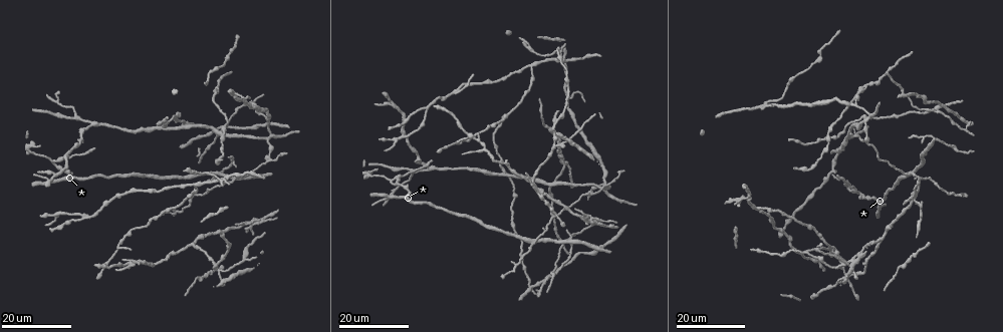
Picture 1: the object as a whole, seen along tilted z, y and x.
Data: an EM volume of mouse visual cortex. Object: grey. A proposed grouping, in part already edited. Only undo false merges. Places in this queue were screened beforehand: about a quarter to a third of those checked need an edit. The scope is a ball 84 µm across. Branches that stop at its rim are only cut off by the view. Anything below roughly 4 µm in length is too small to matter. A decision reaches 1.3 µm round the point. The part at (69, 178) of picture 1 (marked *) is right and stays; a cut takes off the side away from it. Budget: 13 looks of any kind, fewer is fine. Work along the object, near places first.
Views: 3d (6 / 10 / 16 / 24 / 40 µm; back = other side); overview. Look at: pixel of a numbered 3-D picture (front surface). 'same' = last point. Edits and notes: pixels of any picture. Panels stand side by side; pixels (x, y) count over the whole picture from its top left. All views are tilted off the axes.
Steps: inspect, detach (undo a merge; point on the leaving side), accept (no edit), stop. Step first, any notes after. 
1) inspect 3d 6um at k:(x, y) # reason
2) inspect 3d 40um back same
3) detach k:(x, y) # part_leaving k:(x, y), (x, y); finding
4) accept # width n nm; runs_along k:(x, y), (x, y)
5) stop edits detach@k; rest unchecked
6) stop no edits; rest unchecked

inspect 3d 24um at 1:(426, 111) # three arms meet

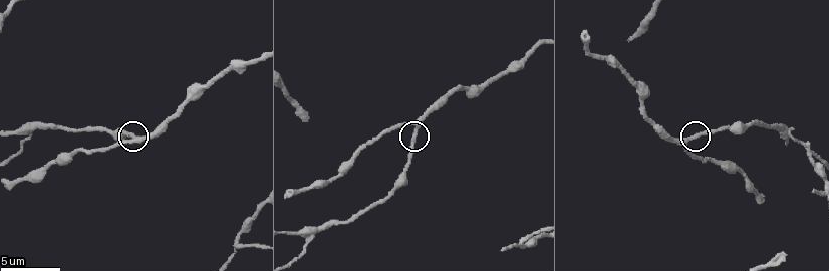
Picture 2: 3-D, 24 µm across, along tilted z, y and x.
inspect 3d 10um at 2:(690, 137)

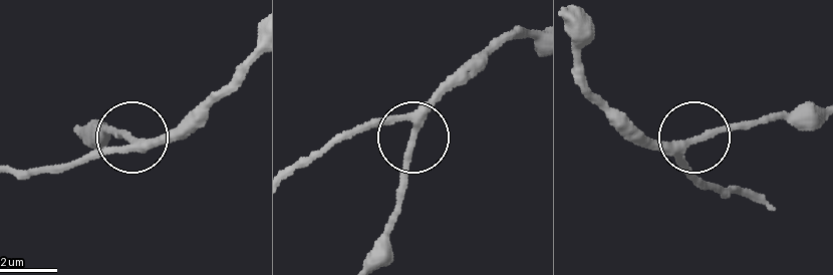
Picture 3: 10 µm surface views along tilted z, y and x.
accept # side_arm 21 um; continuous, no second neuron

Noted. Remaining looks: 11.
inspect 3d 24um at 1:(217, 271) # side arm on a straight run

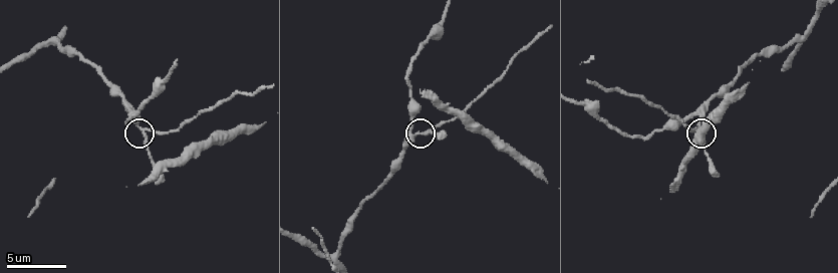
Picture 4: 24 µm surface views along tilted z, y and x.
inspect 3d 10um at 4:(146, 133)

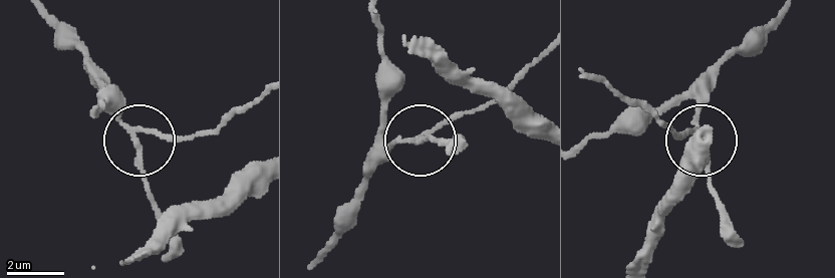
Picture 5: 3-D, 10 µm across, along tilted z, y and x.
detach 5:(171, 142) # part_leaving 5:(134, 126), (169, 136), (205, 132), (257, 102); a second neuron is stuck on

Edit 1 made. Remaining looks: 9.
inspect overview # redraw

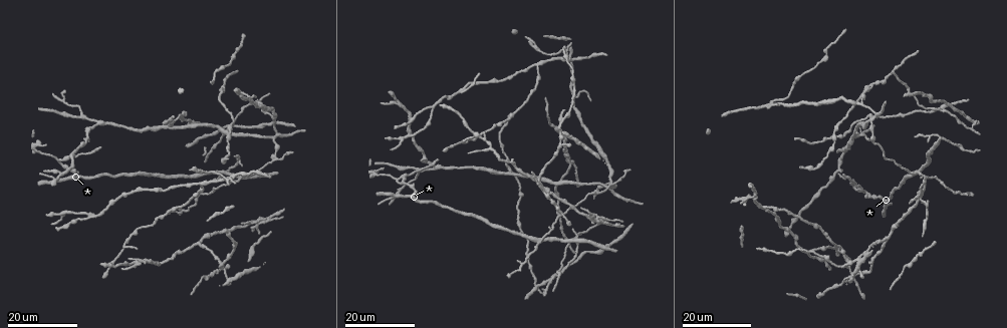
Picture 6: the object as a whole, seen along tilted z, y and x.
inspect 3d 24um at 6:(123, 245) # thick turns thin

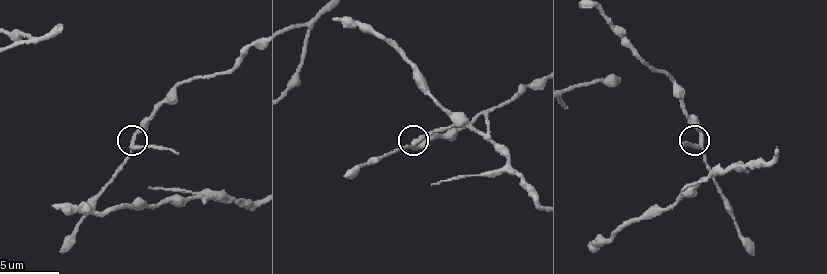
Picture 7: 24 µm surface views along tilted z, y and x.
inspect 3d 10um at 7:(700, 138) # closer look

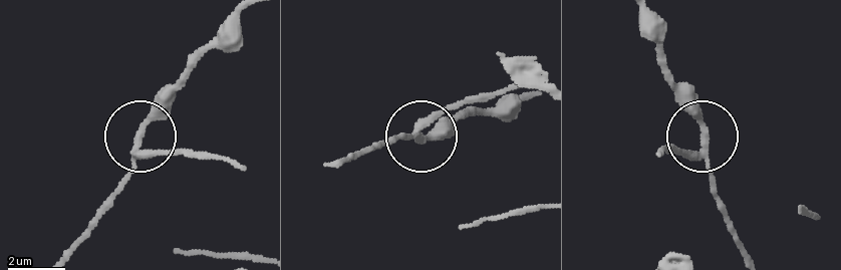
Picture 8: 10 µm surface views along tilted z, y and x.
accept # runs_along 8:(241, 12), (146, 124), (111, 205); continuous, no second neuron

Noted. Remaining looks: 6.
inspect 3d 16um at 6:(755, 197)

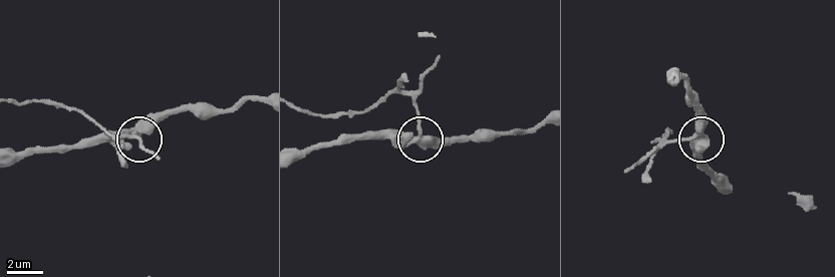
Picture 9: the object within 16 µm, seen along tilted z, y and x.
inspect 3d 6um at 9:(694, 135) # closer look

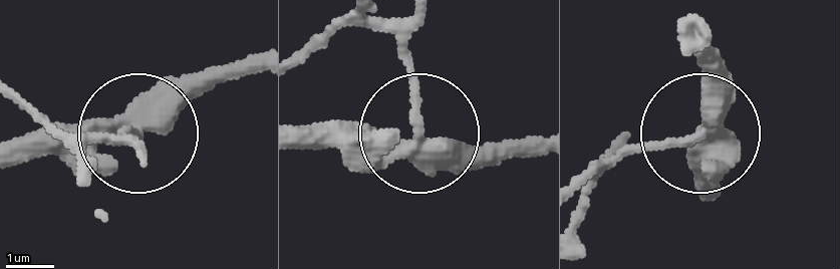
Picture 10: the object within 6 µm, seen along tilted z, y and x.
accept # width 350 nm; runs_along 10:(305, 146), (413, 129), (527, 159); all the same neuron

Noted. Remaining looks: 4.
inspect 3d 24um at 6:(610, 184) # thin arm on a thick one

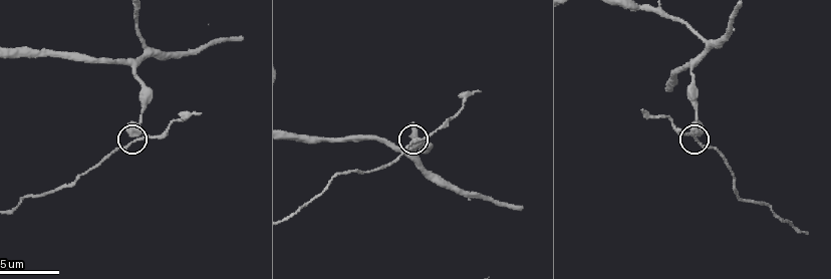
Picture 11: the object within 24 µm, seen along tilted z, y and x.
inspect 3d 6um at 11:(417, 141) # zoom in

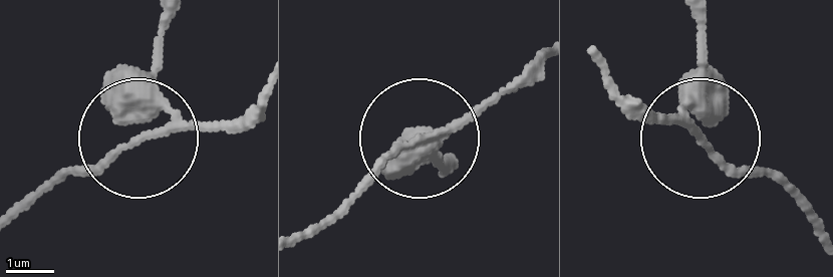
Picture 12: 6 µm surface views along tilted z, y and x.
inspect 3d 6um back at 12:(146, 132)

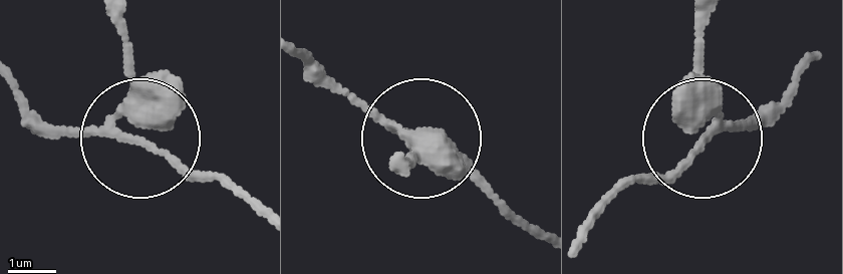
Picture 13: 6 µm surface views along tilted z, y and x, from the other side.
detach 13:(173, 159) # part_leaving 13:(115, 117), (262, 210); a second neuron is stuck on

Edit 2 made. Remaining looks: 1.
inspect 3d 16um at 7:(505, 162) # three-way junction

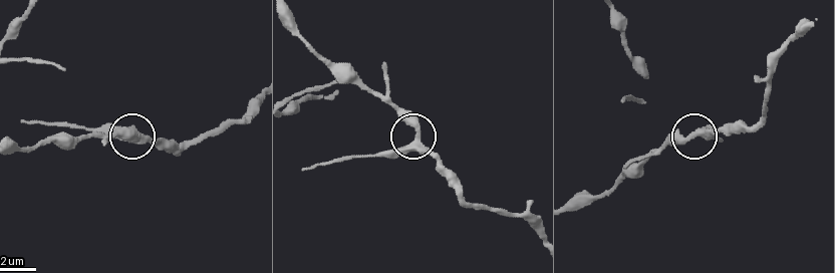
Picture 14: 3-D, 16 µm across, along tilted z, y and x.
accept # width 350 nm; runs_along 14:(534, 227), (468, 203), (454, 177), (419, 142), (370, 156); continuous, no second neuron

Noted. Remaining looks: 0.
stop edits detach@5, detach@13; rest unchecked

